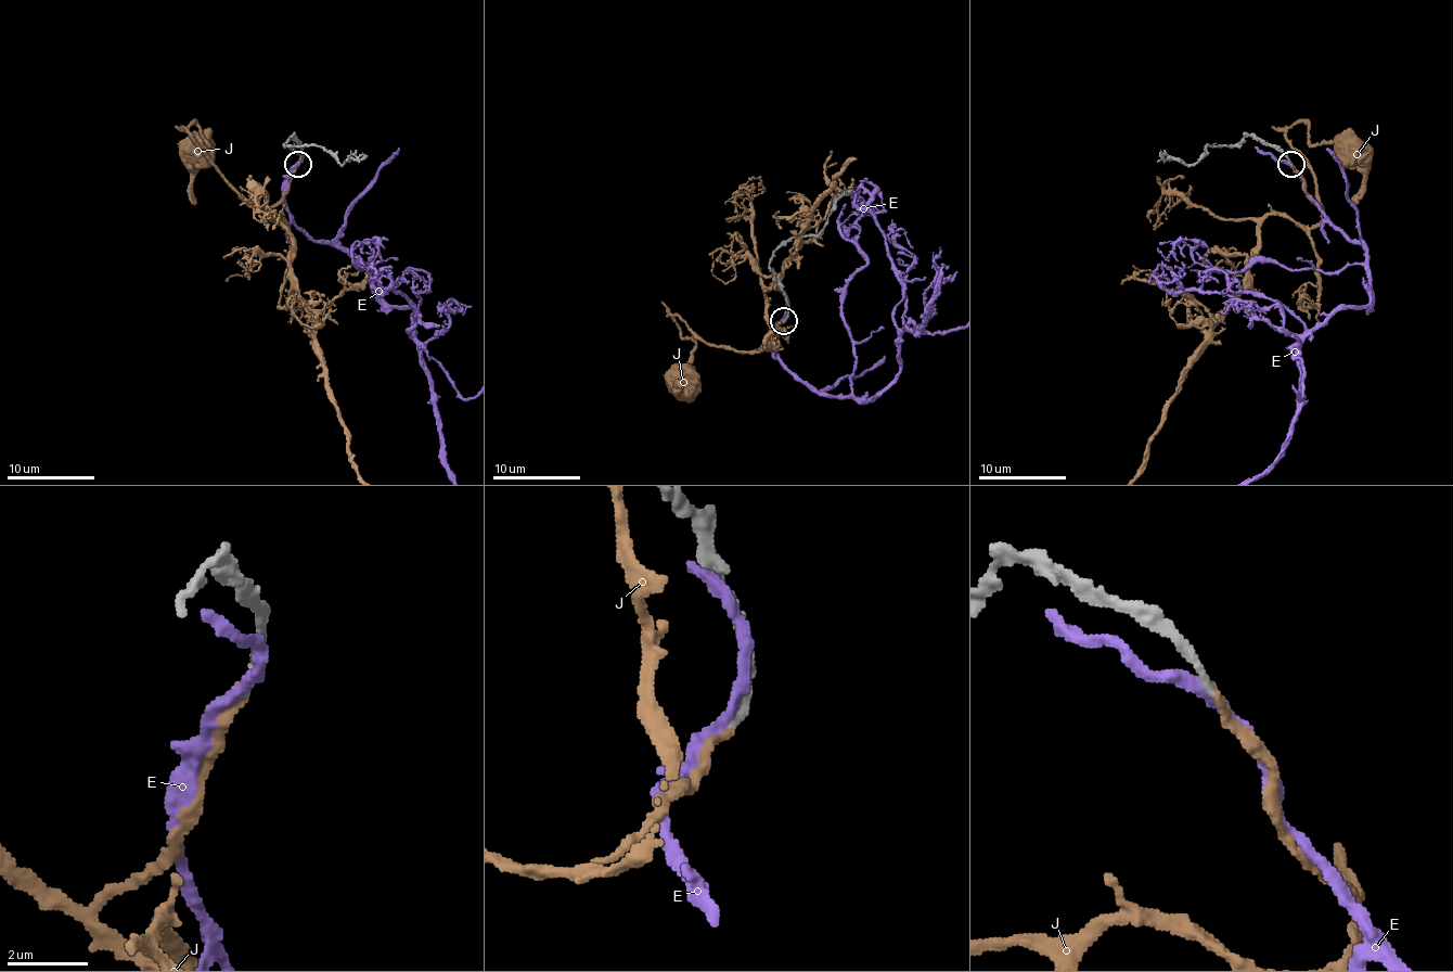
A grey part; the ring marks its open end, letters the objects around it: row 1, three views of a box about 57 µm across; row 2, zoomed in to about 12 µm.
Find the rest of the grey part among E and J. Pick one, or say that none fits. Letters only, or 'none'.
J

